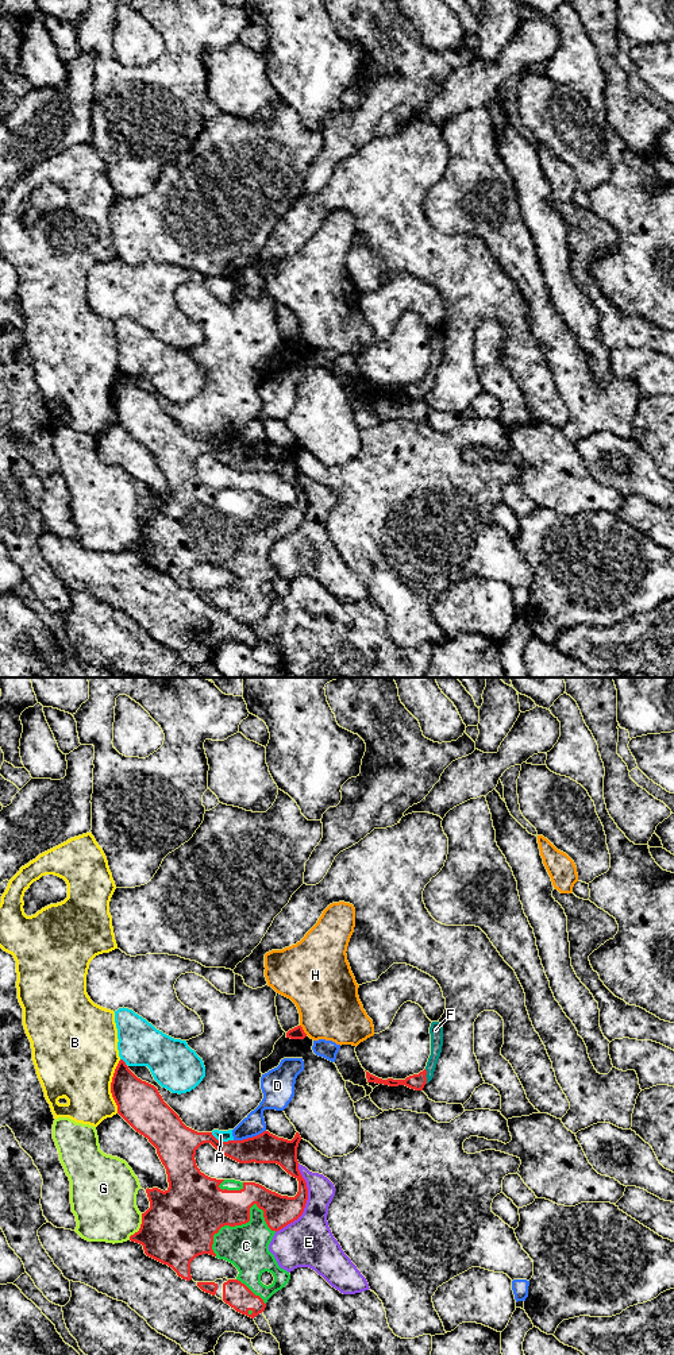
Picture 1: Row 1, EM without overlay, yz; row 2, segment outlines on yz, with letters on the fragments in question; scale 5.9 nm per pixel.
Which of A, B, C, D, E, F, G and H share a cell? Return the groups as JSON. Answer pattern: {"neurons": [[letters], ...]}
{"neurons": [["A"], ["B"], ["C", "F"], ["D"], ["E"], ["G"], ["H"]]}

